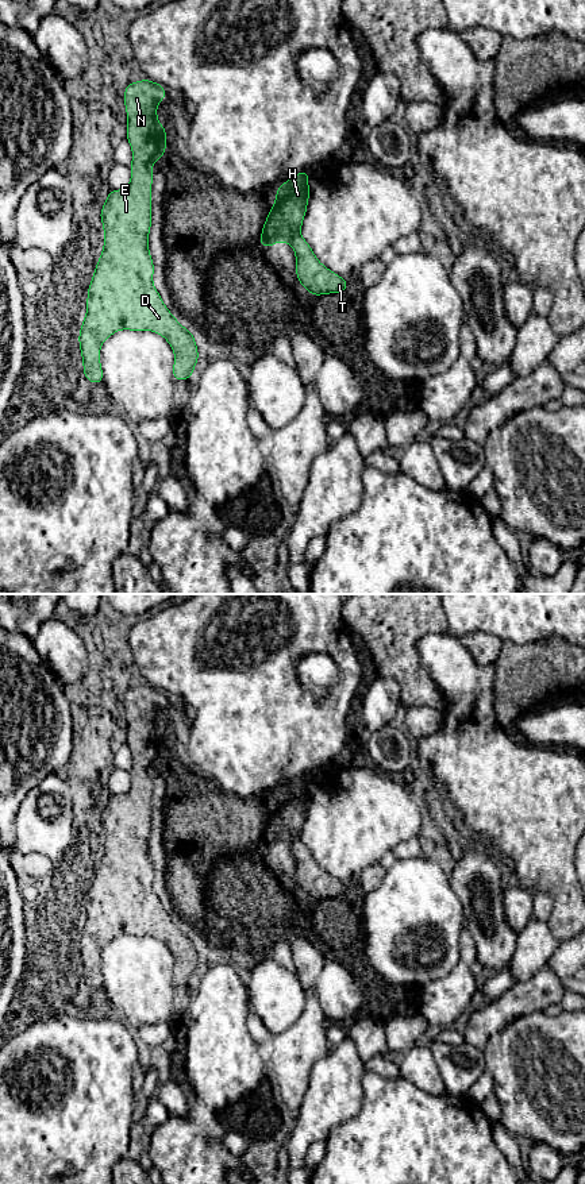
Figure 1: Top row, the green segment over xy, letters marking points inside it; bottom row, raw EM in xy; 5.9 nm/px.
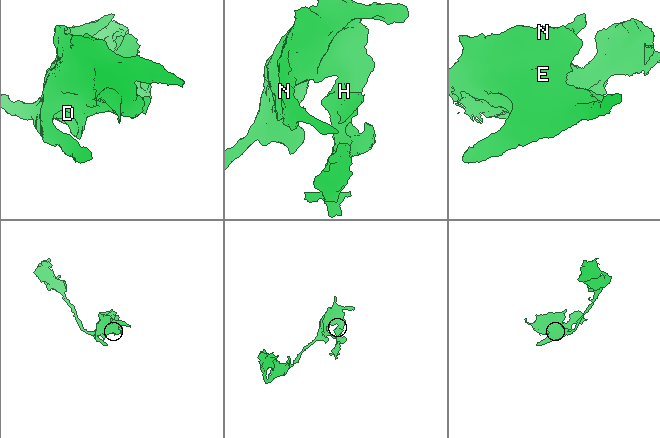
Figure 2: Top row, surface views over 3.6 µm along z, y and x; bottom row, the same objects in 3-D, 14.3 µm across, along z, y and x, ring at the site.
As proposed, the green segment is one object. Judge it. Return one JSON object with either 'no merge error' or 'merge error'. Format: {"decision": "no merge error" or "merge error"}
{"decision": "merge error"}

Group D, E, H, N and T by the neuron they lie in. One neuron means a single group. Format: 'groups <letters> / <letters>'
groups D E N T / H

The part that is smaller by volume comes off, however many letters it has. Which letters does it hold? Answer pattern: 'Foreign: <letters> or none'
Foreign: H

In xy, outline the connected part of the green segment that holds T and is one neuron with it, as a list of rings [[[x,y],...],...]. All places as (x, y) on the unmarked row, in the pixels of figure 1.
[[[300,838],[292,844],[292,851],[296,859],[296,880],[303,892],[315,902],[328,898],[345,898],[349,886],[323,871]]]

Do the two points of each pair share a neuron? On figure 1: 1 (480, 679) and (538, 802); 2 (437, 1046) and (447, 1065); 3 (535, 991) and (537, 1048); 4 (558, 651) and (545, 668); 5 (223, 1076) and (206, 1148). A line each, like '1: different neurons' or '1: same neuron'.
1: same neuron
2: same neuron
3: different neurons
4: same neuron
5: same neuron

